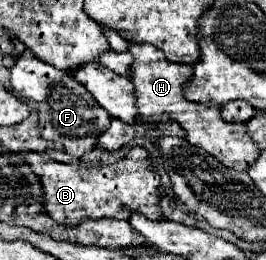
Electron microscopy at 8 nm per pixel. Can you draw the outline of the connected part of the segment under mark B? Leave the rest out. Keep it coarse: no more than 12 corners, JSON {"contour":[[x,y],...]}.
{"contour":[[132,147],[96,167],[40,163],[44,209],[60,225],[128,209],[162,221],[160,175]]}

